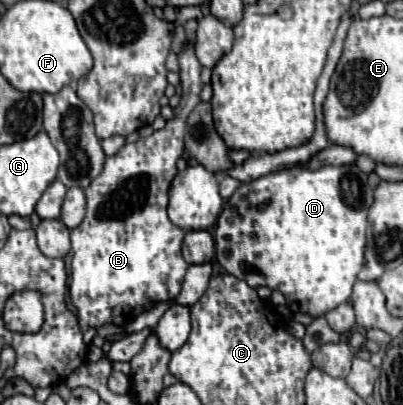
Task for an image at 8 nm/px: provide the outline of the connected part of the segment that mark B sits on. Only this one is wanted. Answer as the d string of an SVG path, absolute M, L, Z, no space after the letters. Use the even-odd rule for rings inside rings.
M192 43L186 45L180 61L182 95L174 117L166 127L136 143L126 143L116 155L106 157L104 169L88 185L86 217L72 229L72 275L70 299L82 329L102 327L106 323L130 323L156 303L176 299L188 263L182 257L184 231L178 229L166 213L168 189L174 179L176 161L184 153L184 131L190 111L200 103L200 69Z

